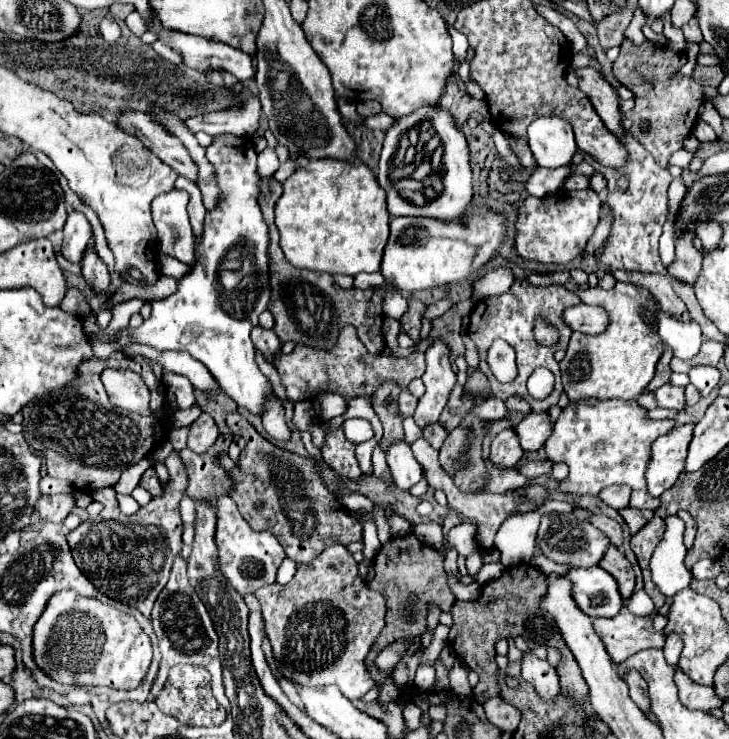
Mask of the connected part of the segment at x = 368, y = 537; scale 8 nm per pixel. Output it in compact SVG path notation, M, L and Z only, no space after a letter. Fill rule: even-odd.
M350 512L350 514L364 528L364 558L366 560L374 560L376 554L380 552L380 548L382 548L382 544L378 540L378 528L376 528L376 524L372 520L362 520L362 516L358 512Z

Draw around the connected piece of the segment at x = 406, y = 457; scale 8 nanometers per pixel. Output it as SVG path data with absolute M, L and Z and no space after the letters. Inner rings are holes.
M404 440L392 444L386 450L386 462L388 462L392 476L396 480L396 486L400 490L408 490L422 478L422 466L414 458L410 444L406 444Z

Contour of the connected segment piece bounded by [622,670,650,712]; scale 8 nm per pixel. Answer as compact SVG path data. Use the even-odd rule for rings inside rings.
M628 670L622 676L622 682L626 682L628 690L630 690L630 698L634 700L634 704L638 708L642 708L644 712L650 712L650 698L648 698L648 684L642 678L642 674L638 670Z

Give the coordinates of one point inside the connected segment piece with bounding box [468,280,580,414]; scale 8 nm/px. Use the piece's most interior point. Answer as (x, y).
(511, 316)

